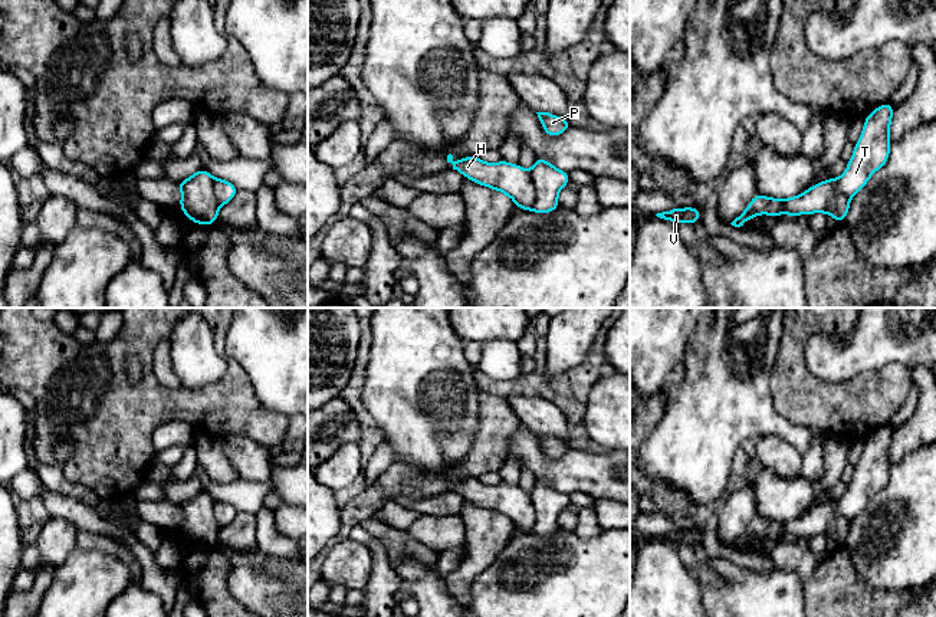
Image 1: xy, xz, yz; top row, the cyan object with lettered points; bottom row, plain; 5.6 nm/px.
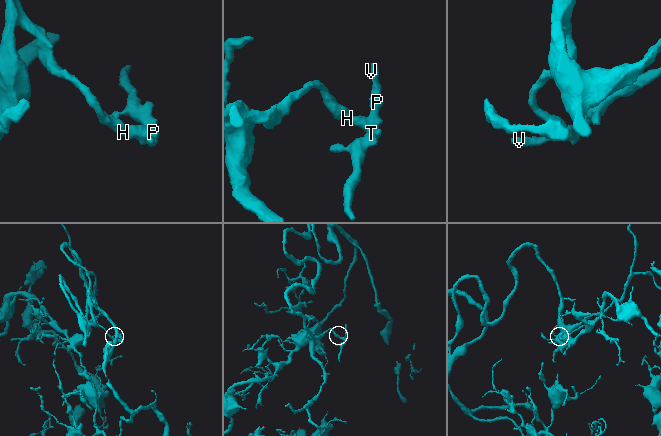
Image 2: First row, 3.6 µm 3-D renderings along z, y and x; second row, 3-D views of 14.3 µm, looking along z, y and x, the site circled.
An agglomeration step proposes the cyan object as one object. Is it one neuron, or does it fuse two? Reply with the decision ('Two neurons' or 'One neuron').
Two neurons

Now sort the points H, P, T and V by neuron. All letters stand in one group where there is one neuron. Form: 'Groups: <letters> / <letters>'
Groups: H / P T V

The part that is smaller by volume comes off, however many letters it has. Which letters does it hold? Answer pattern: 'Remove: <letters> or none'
Remove: P, T, V

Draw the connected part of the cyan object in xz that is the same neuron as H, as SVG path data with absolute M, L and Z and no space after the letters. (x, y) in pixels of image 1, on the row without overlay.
M451 476L447 477L447 485L451 485L453 492L476 506L509 518L520 532L531 532L531 528L536 522L531 495L519 486L505 482L500 485L485 485L476 477L454 483Z

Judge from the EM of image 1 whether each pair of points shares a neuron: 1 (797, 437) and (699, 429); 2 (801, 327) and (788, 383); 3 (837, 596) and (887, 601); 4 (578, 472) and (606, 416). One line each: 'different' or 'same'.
1: same
2: same
3: same
4: different

